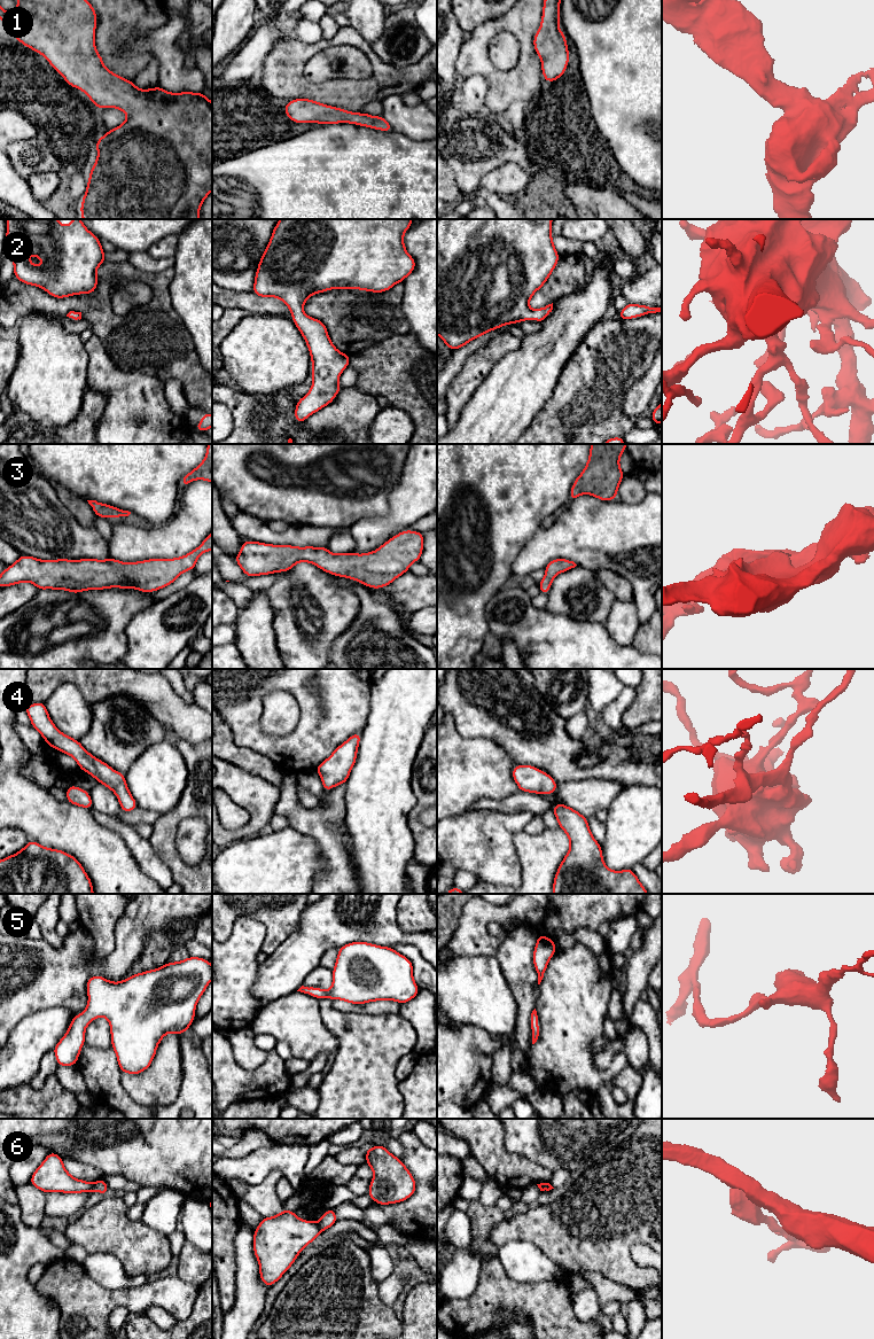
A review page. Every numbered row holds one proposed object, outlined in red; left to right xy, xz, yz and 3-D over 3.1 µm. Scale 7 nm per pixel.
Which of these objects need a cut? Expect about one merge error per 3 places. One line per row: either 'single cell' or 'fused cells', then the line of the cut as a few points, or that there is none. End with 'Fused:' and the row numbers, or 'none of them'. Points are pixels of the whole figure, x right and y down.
1: single cell | no cut
2: single cell | no cut
3: single cell | no cut
4: single cell | no cut
5: single cell | no cut
6: fused cells | xz (317, 1222), (321, 1230)
Fused: 6

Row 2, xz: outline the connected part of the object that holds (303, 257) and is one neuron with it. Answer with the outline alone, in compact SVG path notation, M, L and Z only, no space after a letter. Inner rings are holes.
M280 219L263 252L255 275L252 293L259 297L280 298L290 310L292 321L304 337L311 360L313 383L306 396L296 403L295 421L305 421L311 414L330 404L341 391L338 377L350 364L350 356L338 351L329 338L326 325L303 312L307 298L330 289L359 289L384 293L396 283L404 282L415 268L415 260L404 244L404 233L413 219Z

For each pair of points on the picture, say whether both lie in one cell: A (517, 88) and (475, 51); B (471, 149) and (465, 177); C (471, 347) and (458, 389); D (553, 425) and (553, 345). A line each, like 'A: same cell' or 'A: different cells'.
A: same cell
B: same cell
C: different cells
D: different cells

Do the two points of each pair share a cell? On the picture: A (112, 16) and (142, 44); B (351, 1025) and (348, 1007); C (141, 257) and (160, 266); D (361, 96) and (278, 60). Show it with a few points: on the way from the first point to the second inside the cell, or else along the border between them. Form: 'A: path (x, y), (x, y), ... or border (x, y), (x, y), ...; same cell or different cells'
A: border (164, 23), (154, 29), (139, 31); different cells
B: border (332, 1002), (335, 1009), (346, 1013), (376, 1014); different cells
C: path (146, 262), (149, 265), (155, 265); same cell
D: path (341, 93), (311, 91), (298, 80); same cell

